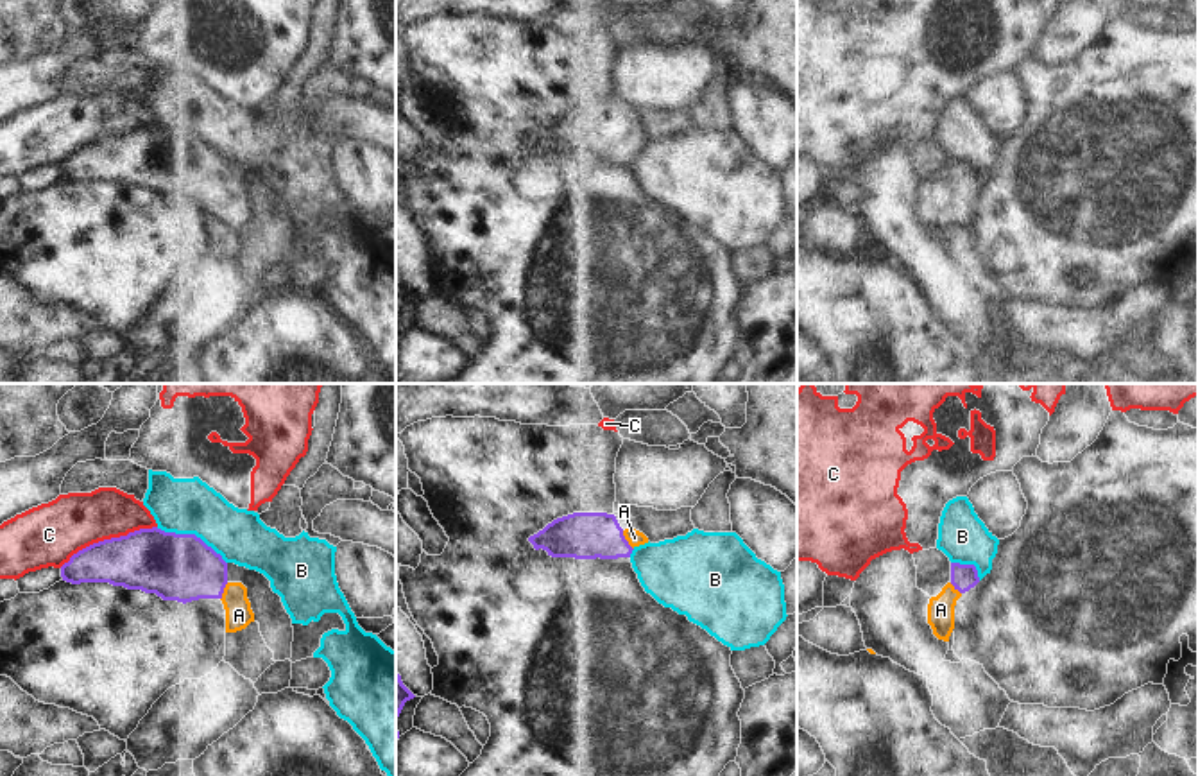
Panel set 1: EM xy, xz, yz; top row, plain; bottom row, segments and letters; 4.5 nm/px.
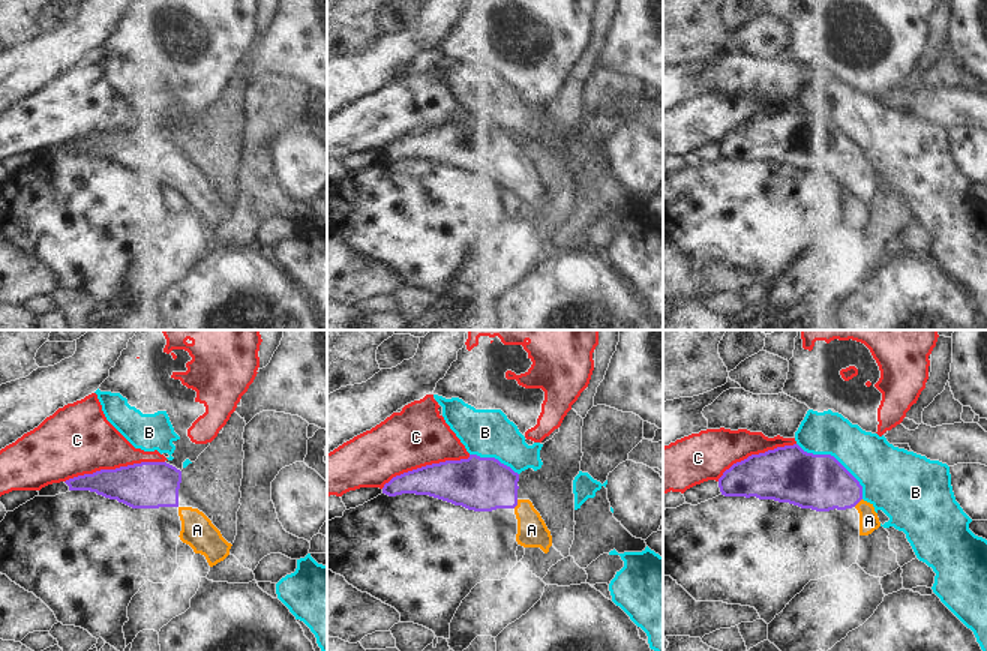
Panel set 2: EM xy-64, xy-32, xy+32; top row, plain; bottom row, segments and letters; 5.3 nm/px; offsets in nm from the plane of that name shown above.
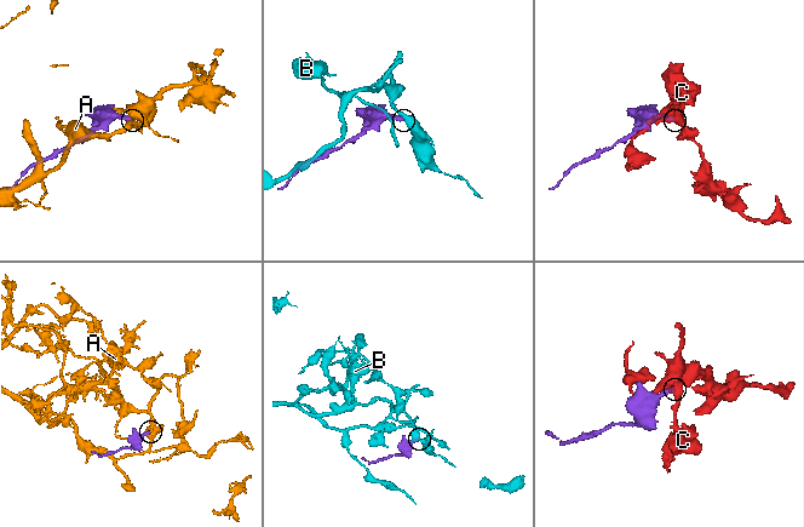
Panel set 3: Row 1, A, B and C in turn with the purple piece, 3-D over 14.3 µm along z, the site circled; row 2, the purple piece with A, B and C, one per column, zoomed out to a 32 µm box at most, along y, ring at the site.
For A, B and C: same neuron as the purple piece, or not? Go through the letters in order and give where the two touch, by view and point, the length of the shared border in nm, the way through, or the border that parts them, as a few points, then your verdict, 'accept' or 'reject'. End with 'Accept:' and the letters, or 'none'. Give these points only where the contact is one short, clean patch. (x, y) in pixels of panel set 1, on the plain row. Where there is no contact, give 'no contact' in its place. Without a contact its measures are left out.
A: contact xz (625, 138); length 100 nm; way xz (581, 133), (625, 138), (634, 137); accept
B: contact xy (192, 133); length 360 nm; border xy (156, 126), (167, 131), (194, 131), (226, 162); reject
C: contact xy (108, 138); length 480 nm; reject
Accept: A

